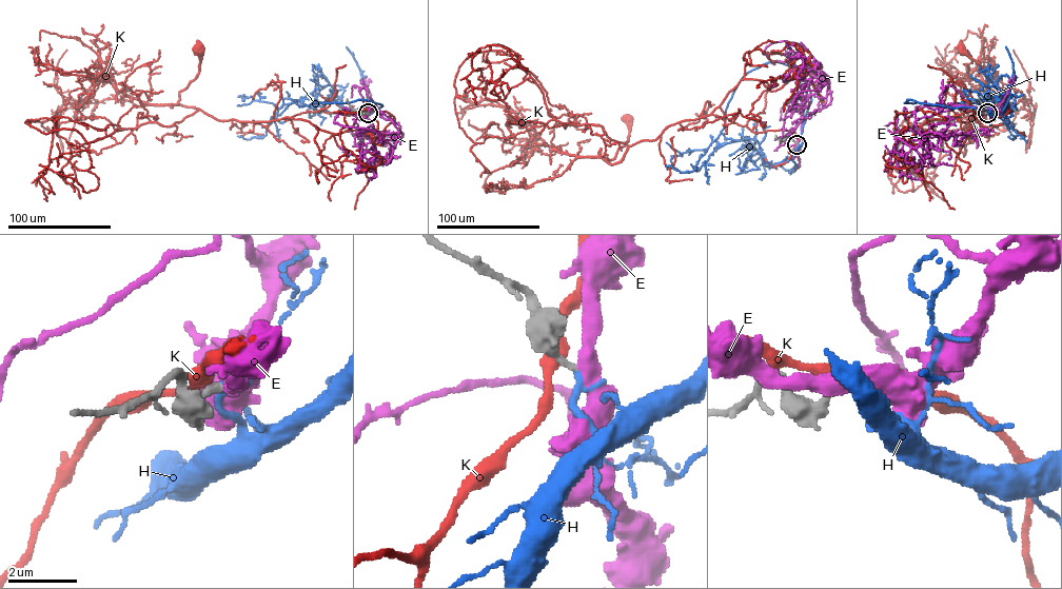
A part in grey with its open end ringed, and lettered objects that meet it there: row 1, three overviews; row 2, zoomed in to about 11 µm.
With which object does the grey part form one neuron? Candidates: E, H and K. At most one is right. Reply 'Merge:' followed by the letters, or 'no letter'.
Merge: H

